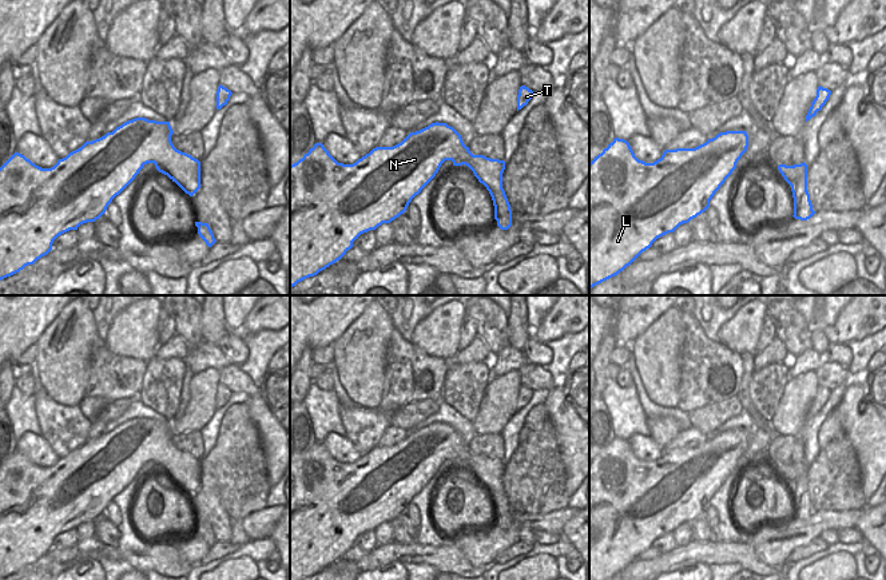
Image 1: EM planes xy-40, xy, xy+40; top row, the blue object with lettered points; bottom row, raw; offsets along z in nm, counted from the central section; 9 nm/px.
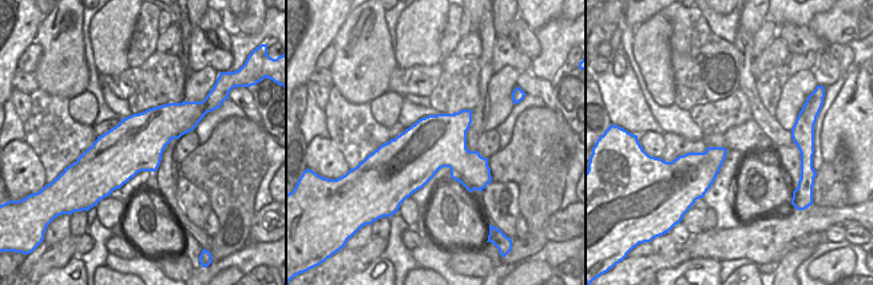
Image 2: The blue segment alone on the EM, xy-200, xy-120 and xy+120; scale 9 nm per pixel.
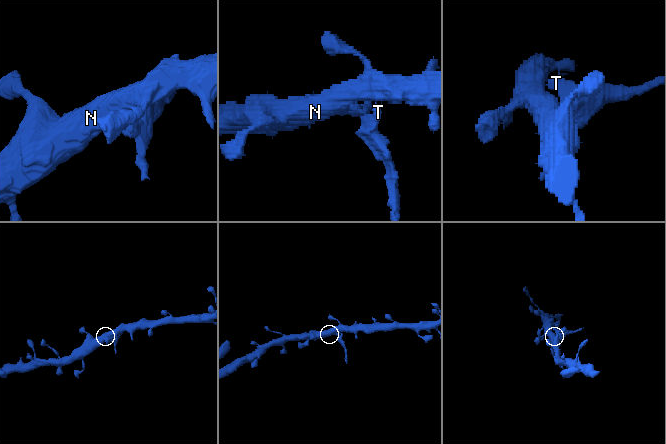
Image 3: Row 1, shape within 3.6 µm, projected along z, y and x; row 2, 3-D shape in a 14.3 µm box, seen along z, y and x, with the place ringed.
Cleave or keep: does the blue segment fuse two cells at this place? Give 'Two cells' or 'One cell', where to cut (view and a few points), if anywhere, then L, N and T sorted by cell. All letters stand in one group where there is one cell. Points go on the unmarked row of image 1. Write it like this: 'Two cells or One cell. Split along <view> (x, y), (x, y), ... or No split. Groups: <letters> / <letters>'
Two cells. Split along xy+40 (806, 467), (797, 485), (791, 489). Groups: L N / T

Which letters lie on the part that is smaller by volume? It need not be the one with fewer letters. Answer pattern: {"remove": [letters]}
{"remove": ["T"]}

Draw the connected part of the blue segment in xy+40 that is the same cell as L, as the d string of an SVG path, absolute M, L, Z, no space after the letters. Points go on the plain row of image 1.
M726 430L695 448L666 449L660 458L645 462L635 456L627 440L615 437L589 462L589 580L607 580L617 575L657 537L674 532L680 524L704 512L747 446L746 430Z

